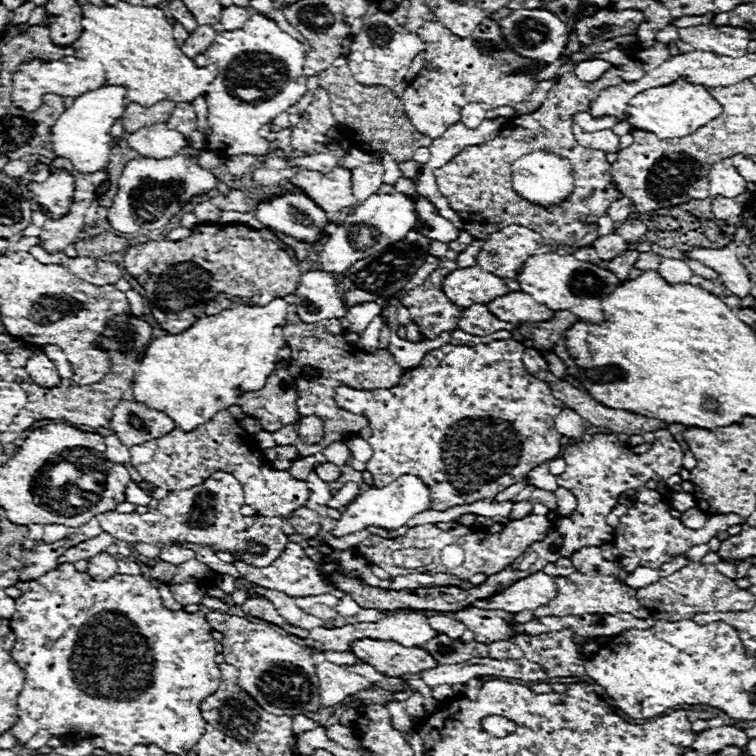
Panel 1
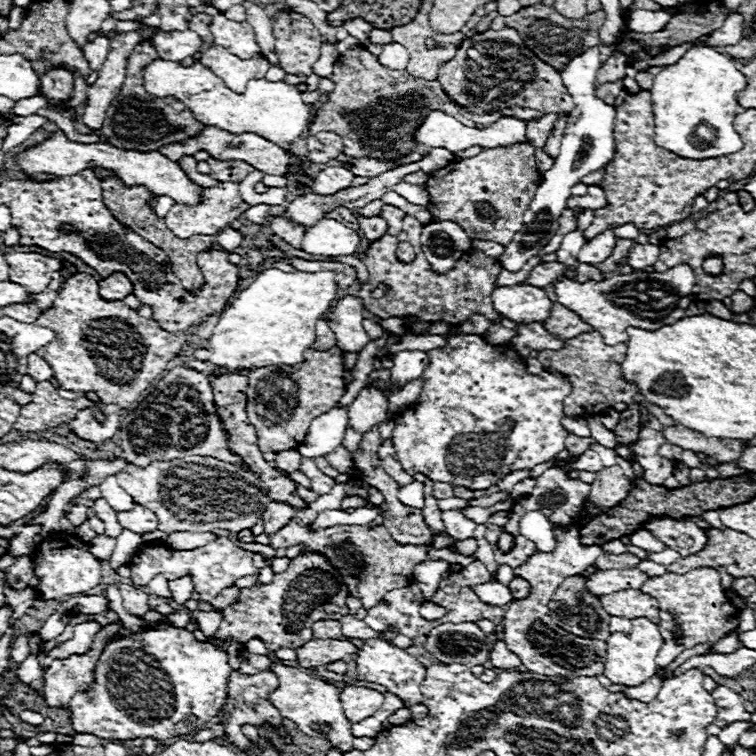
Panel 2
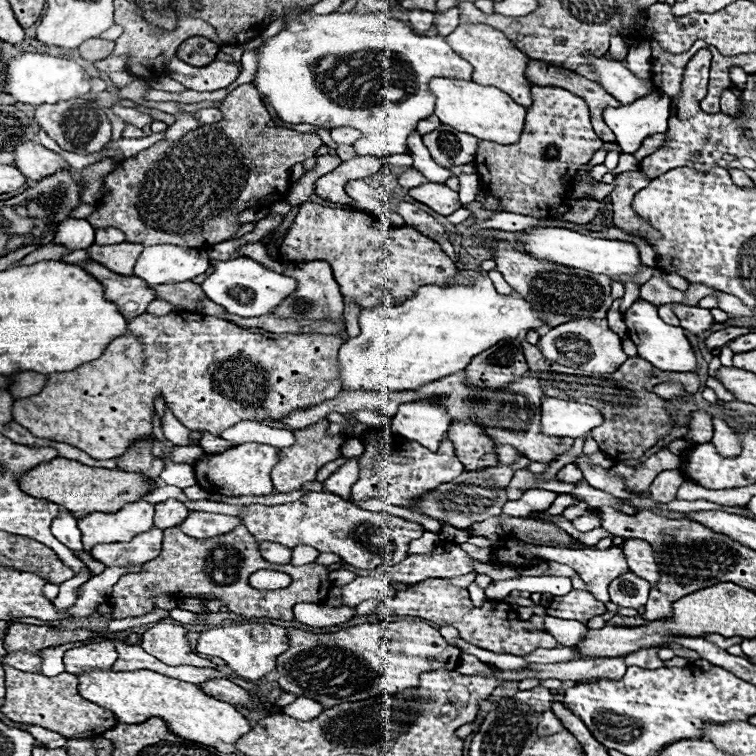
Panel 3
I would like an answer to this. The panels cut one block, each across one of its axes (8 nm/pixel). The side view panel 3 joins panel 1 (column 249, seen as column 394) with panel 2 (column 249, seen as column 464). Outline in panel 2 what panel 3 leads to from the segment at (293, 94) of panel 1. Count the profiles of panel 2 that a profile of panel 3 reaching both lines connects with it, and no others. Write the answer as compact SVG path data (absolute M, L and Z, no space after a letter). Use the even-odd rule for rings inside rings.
M210 46L200 56L202 66L210 68L218 78L226 82L230 90L236 94L242 94L246 88L246 82L252 78L264 78L266 70L270 68L270 62L262 56L256 56L252 60L240 60L234 54L230 54L222 46Z

